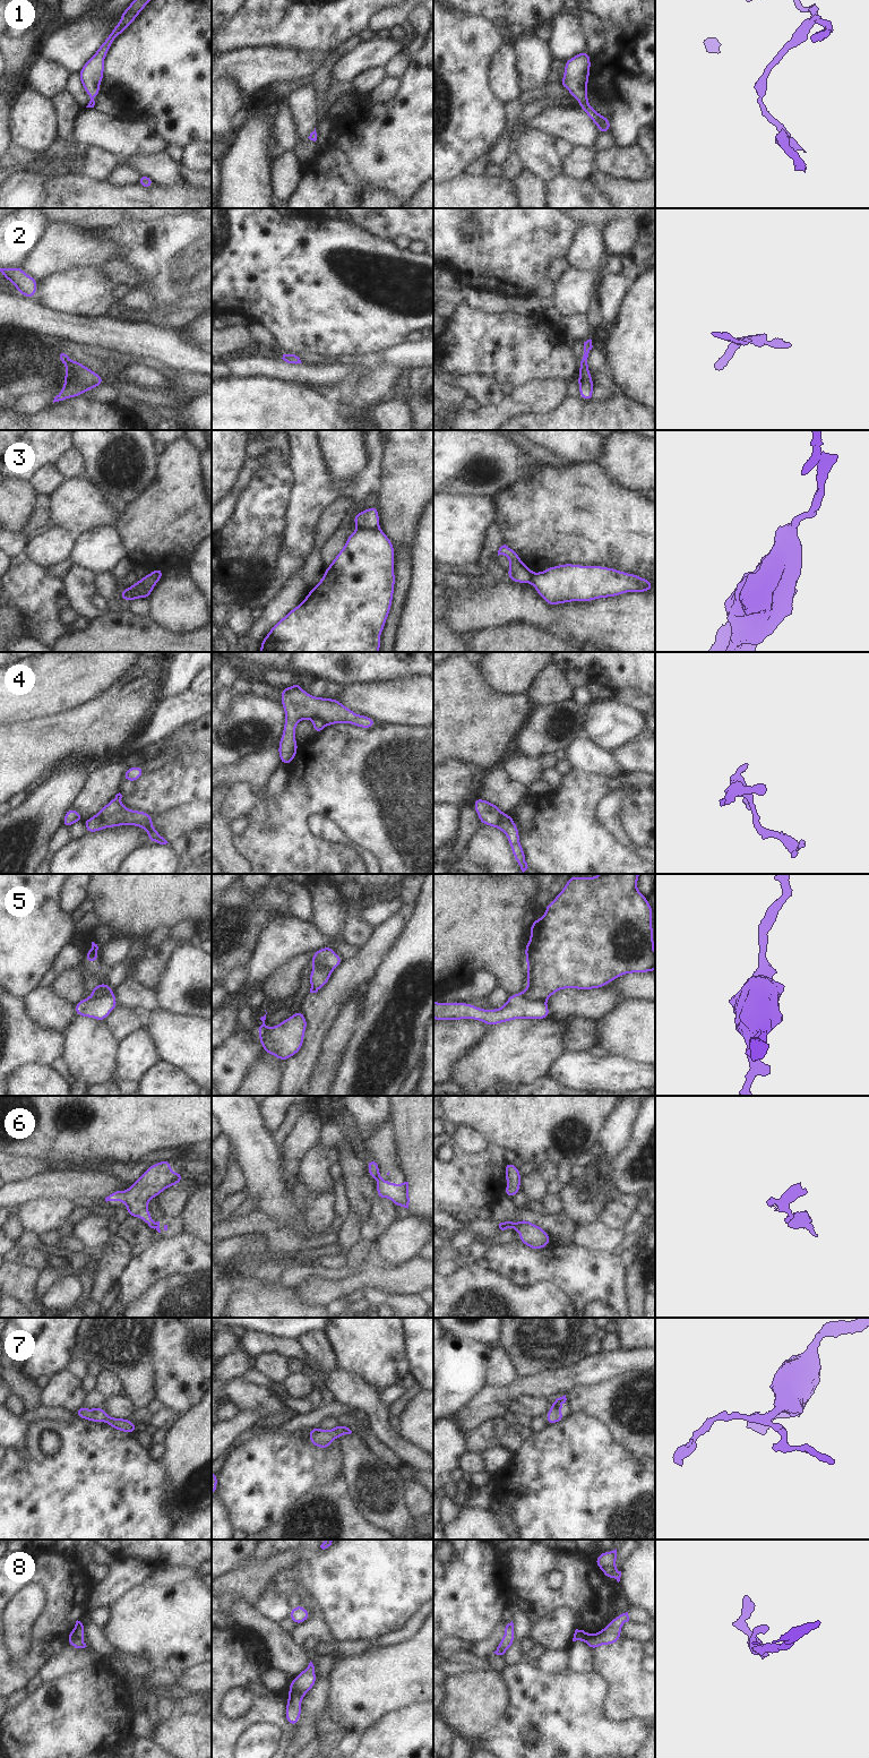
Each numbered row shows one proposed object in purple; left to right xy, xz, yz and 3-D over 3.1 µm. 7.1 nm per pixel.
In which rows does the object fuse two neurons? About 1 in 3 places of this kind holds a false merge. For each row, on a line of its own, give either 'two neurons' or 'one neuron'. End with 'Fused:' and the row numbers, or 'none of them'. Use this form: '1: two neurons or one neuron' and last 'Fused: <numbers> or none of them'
1: one neuron
2: one neuron
3: two neurons
4: two neurons
5: two neurons
6: two neurons
7: one neuron
8: two neurons
Fused: 3, 4, 5, 6, 8

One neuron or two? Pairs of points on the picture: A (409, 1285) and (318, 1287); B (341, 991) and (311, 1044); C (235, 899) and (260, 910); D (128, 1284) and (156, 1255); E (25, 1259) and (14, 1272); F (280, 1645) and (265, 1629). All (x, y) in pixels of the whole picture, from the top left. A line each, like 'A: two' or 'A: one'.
A: one
B: one
C: one
D: one
E: two
F: one

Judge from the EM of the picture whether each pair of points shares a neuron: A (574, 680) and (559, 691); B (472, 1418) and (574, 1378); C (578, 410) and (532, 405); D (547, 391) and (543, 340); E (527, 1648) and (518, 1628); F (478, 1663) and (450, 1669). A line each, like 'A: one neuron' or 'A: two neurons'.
A: two neurons
B: one neuron
C: two neurons
D: two neurons
E: two neurons
F: one neuron

